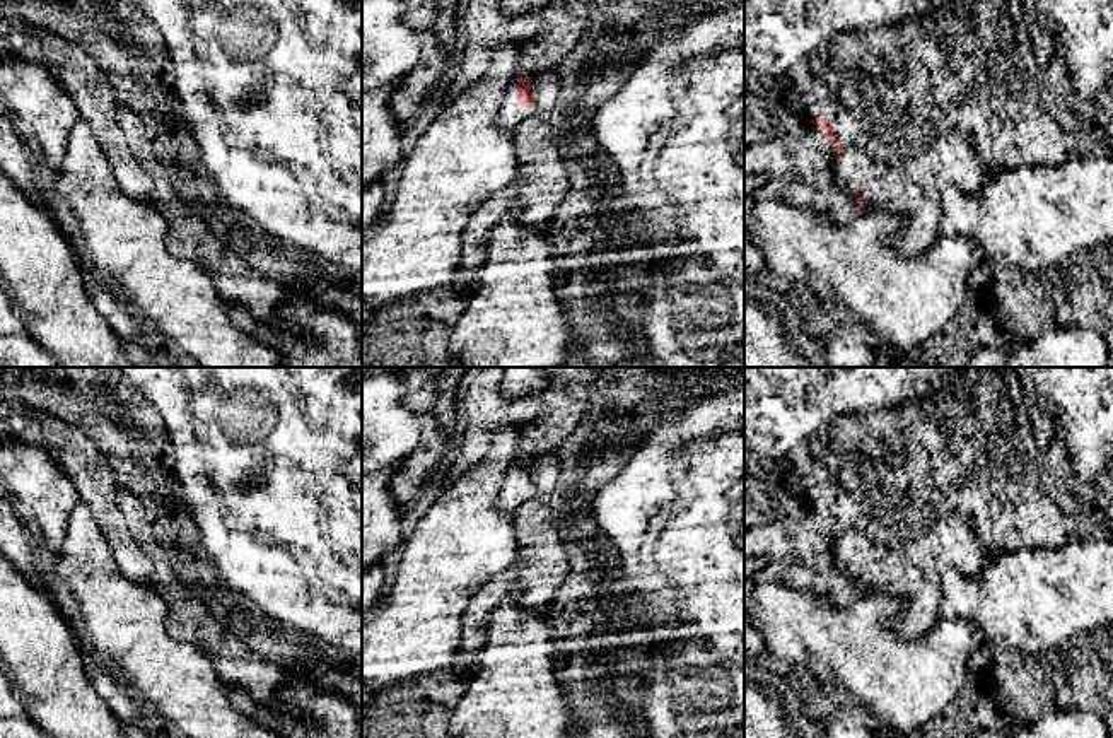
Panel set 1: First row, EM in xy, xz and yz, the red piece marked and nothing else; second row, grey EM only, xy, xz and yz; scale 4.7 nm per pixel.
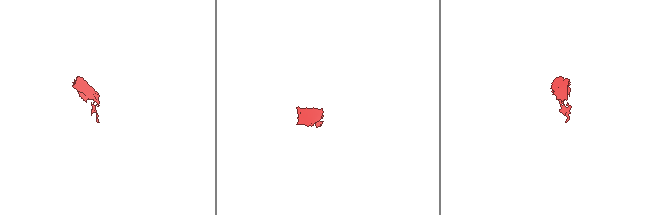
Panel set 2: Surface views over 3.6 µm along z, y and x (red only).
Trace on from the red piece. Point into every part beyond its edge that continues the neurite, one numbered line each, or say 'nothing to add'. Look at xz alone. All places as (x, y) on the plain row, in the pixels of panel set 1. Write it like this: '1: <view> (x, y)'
1: xz (511, 497)

